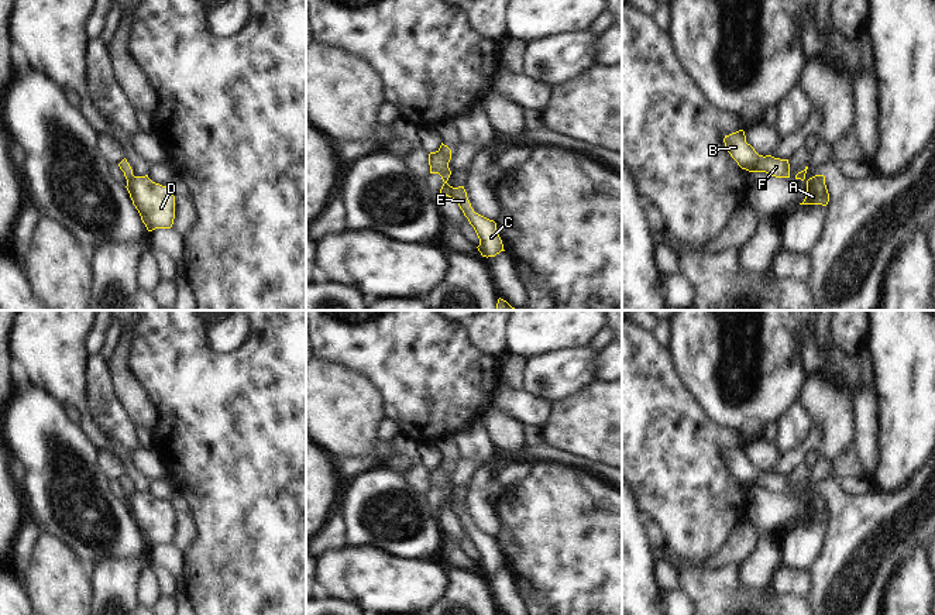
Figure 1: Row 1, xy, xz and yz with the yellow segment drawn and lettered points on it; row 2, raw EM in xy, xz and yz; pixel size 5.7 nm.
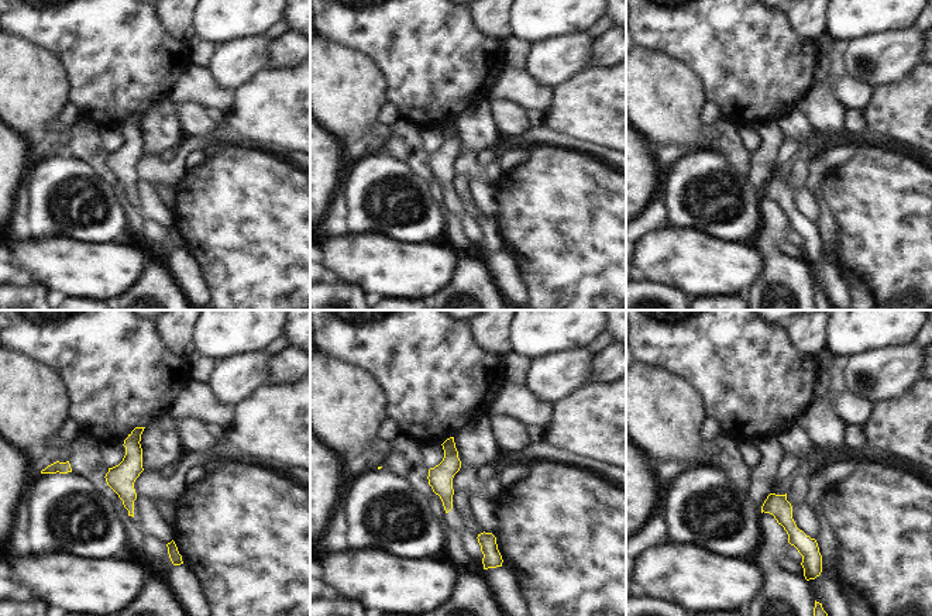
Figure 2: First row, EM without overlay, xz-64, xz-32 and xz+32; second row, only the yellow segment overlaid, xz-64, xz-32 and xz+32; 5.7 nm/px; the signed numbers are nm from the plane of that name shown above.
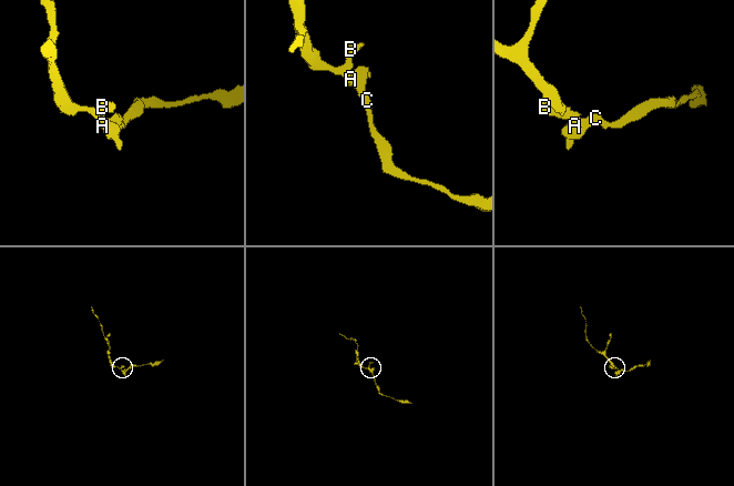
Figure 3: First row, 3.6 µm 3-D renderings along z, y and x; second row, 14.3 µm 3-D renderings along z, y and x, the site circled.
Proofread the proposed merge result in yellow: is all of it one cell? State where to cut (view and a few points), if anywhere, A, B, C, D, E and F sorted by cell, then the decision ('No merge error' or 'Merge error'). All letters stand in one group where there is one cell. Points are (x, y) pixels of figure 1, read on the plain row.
Split along xz (449, 501), (446, 511). Groups: A C D E / B F. Merge error.

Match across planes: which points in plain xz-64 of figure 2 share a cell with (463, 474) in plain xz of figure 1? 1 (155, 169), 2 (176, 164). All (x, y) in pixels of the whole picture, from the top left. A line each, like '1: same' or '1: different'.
1: same
2: same

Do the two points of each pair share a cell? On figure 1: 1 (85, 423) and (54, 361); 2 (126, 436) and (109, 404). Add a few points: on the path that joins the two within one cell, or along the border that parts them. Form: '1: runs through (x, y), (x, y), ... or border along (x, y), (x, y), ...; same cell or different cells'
1: runs through (82, 408), (64, 377); same cell
2: runs through (119, 428), (109, 418), (109, 412); same cell

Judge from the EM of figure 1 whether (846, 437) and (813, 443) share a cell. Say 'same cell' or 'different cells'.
different cells

